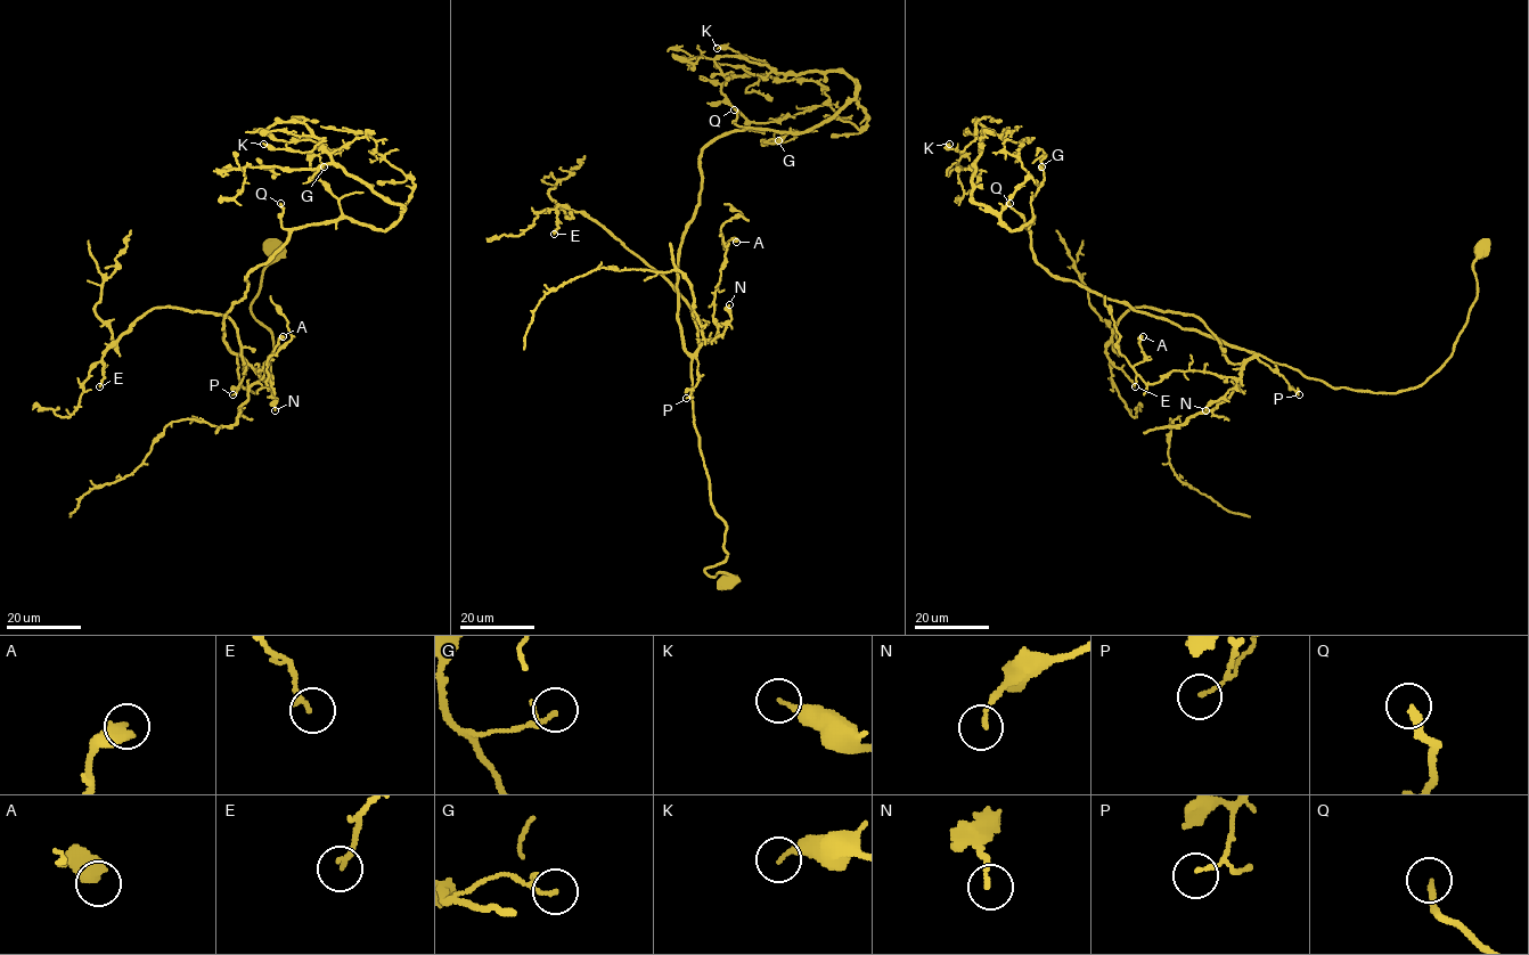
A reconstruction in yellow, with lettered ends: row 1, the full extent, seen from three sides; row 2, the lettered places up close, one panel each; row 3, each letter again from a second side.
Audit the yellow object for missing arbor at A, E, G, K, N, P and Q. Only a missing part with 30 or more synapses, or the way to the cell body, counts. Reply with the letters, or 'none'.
Q

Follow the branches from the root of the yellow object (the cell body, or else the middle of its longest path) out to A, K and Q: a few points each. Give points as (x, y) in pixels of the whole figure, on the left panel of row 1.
A: (275, 249), (251, 305), (274, 339), (272, 381), (244, 388), (237, 357), (272, 384), (283, 336)
K: (275, 249), (254, 393), (222, 329), (246, 275), (293, 229), (385, 230), (402, 207), (323, 139), (263, 144)
Q: (275, 249), (251, 305), (274, 339), (272, 381), (254, 393), (222, 319), (287, 238), (280, 203)

